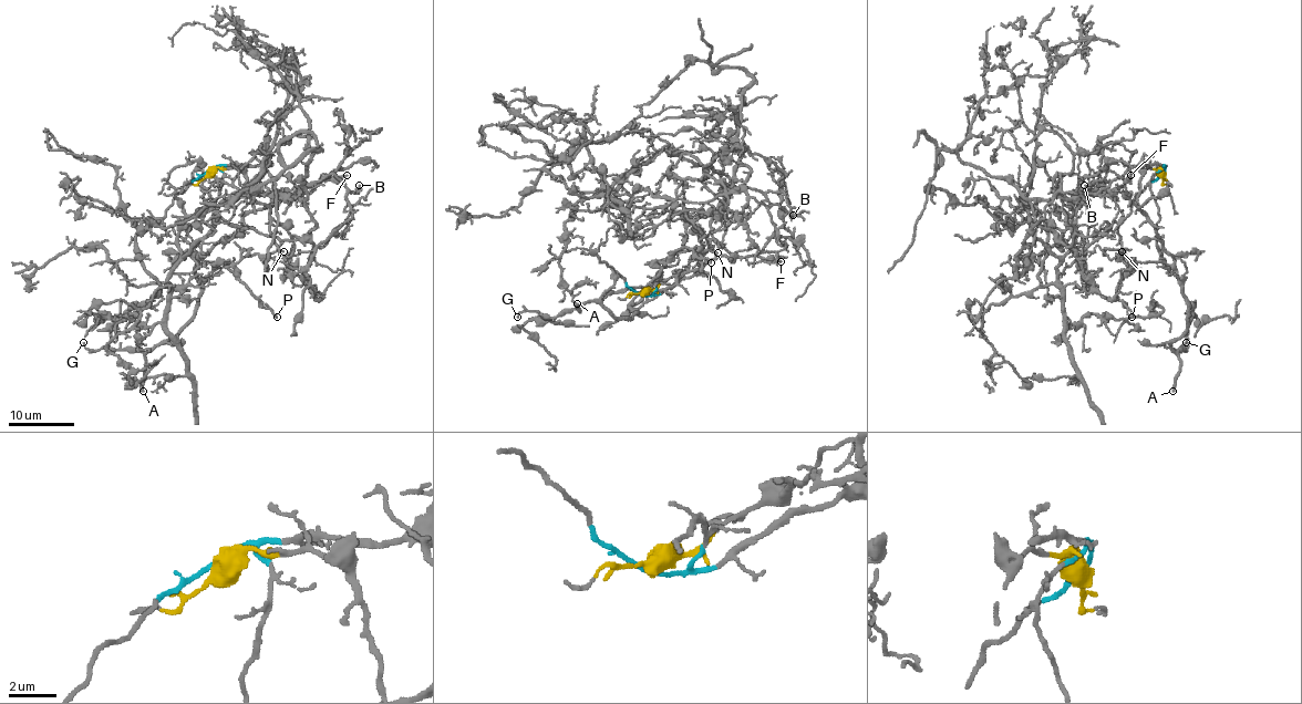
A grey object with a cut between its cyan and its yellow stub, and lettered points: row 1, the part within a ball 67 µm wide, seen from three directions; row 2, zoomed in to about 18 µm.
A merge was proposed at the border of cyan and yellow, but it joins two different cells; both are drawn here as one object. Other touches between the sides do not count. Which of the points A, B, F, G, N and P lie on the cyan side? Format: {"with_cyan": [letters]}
{"with_cyan": ["B"]}

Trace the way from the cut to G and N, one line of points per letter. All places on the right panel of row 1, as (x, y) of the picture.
G: (1164, 173), (1147, 169), (1137, 206), (1174, 261), (1187, 329), (1170, 345), (1185, 350), (1185, 342)
N: (1164, 173), (1147, 169), (1137, 206), (1171, 265), (1126, 262), (1123, 251)

